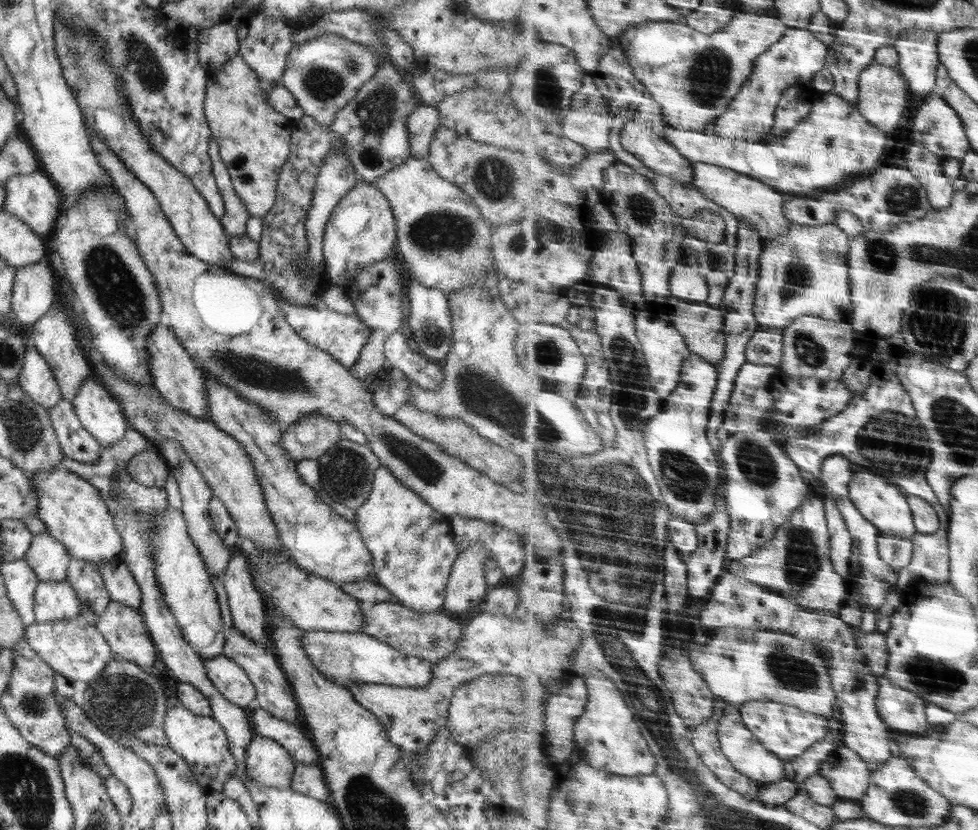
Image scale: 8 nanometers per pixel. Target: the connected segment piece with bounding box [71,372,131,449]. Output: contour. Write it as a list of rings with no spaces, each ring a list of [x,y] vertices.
[[[92,372],[80,393],[71,400],[80,425],[104,448],[116,444],[131,429],[119,401],[112,397]]]

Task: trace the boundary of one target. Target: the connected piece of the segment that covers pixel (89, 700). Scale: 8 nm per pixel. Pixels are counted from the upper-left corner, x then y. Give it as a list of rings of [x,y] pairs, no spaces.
[[[111,660],[90,683],[76,704],[104,733],[117,738],[141,738],[158,746],[167,746],[164,719],[167,715],[166,694],[154,674],[146,673],[130,661]]]

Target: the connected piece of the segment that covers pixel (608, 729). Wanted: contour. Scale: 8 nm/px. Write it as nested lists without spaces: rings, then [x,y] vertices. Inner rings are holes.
[[[599,670],[589,672],[584,677],[591,697],[586,713],[579,718],[575,742],[586,753],[589,764],[619,775],[654,775],[659,761],[636,720],[635,712],[628,706],[623,692],[607,674]]]

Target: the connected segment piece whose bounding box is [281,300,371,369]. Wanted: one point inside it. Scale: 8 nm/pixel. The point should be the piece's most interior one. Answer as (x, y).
(343, 336)

